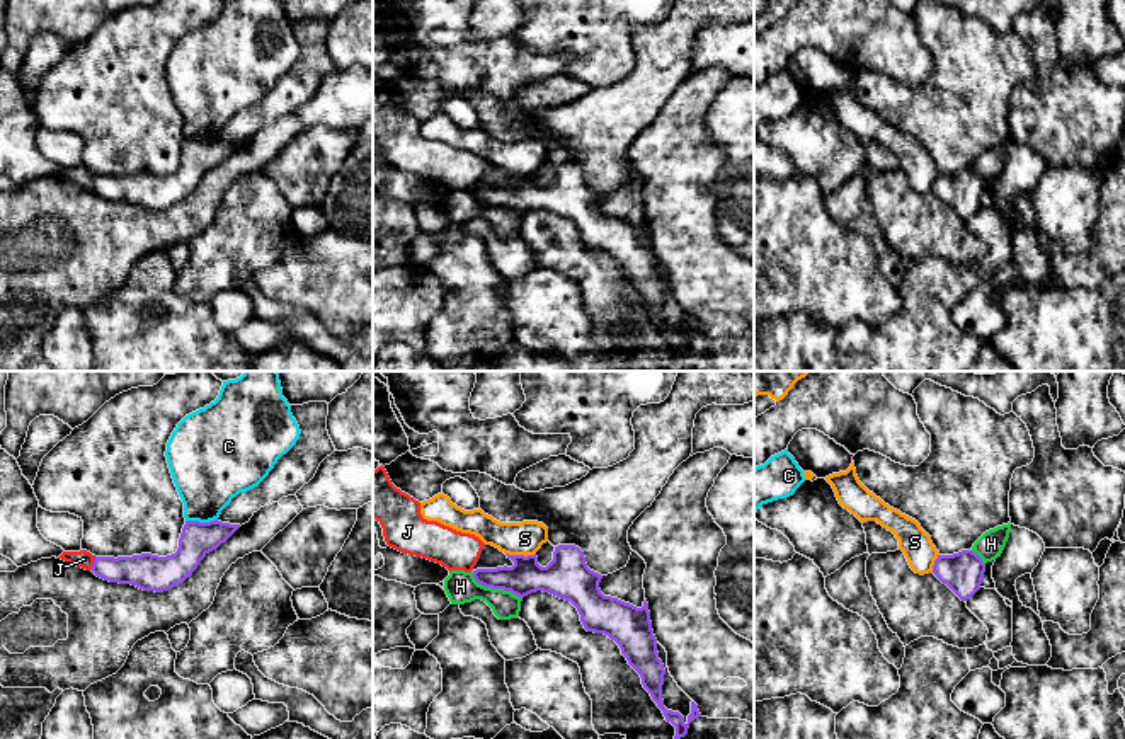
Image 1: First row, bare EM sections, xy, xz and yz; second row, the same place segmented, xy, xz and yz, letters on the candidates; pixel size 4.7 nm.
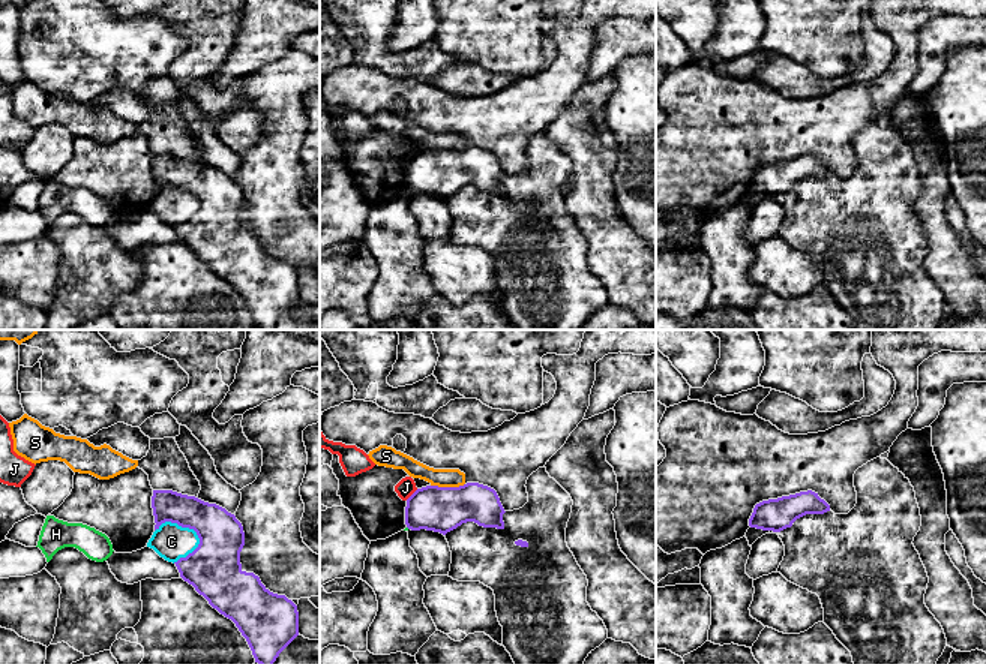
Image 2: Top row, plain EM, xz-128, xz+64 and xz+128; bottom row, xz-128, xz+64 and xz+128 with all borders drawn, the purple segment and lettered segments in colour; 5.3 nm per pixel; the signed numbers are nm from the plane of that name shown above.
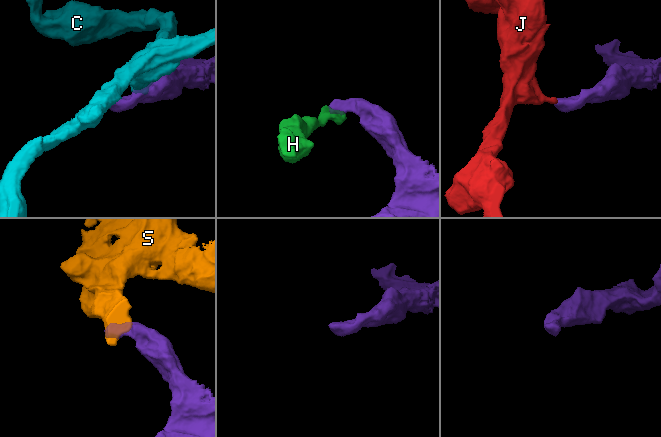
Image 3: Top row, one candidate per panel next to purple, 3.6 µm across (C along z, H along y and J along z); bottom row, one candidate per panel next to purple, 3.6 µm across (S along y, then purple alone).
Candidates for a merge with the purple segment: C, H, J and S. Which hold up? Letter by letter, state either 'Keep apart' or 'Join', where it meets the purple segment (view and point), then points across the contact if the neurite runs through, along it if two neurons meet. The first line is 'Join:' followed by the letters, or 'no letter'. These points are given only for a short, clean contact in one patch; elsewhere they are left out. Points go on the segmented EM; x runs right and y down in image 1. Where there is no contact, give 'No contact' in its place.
Join: no letter
C: Keep apart. Touches purple at xy (201, 523)
H: Keep apart. Touches purple at xz (496, 588). Boundary: xz (472, 572), (479, 583), (509, 590), (521, 598)
J: Keep apart. Touches purple at xy (94, 564). Boundary: xy (96, 557), (89, 569)
S: Keep apart. Touches purple at xz (521, 555). Boundary: xz (506, 552), (519, 555), (535, 554)

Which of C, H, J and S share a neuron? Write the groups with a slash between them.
C / H / J / S

